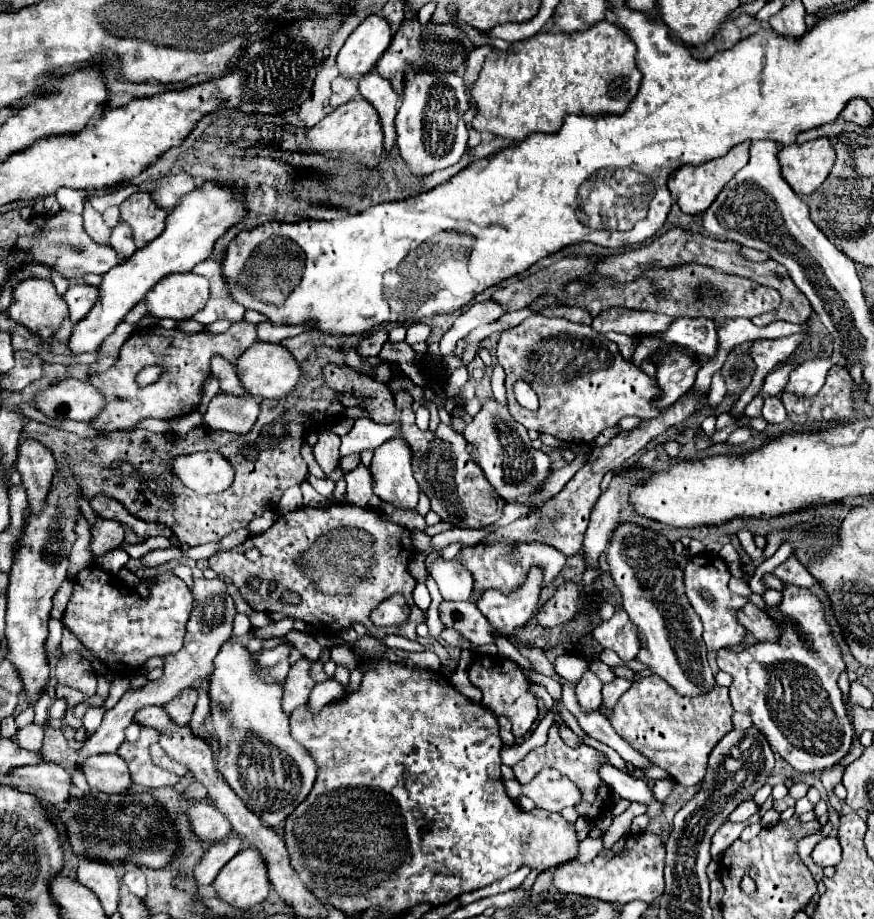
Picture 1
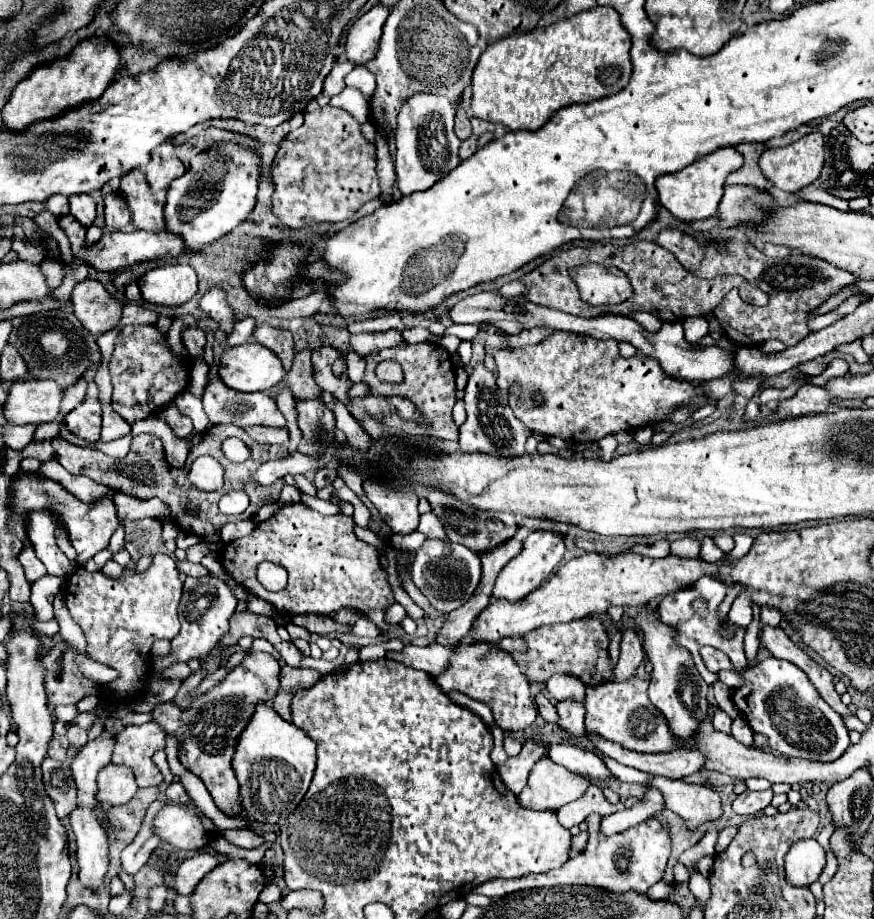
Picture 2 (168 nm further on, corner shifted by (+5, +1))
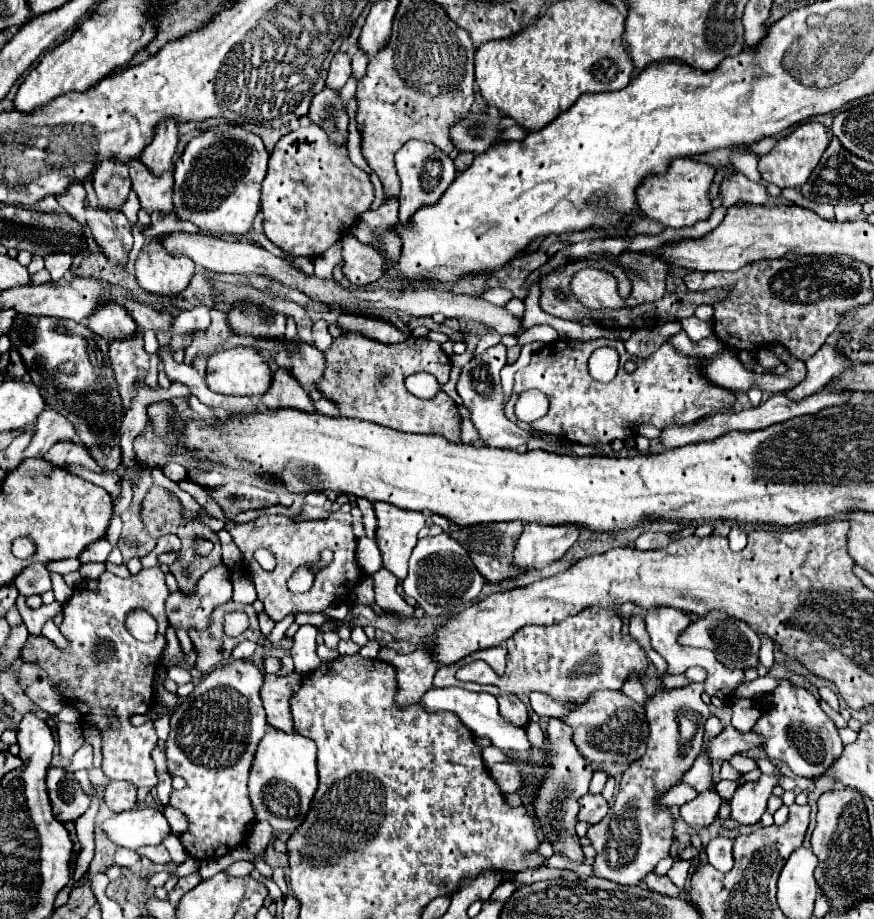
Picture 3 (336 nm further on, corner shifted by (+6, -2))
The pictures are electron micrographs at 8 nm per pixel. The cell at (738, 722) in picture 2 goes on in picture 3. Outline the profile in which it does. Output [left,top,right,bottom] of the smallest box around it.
[732,699,760,733]

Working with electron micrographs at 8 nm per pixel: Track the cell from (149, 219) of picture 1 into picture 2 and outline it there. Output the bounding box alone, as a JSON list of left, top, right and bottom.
[121,168,165,232]

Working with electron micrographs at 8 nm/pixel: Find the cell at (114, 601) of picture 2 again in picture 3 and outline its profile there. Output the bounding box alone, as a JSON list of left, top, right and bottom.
[22,567,170,787]

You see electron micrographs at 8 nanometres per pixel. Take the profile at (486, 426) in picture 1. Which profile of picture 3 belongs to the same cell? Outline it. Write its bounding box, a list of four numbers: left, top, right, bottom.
[456,343,534,449]

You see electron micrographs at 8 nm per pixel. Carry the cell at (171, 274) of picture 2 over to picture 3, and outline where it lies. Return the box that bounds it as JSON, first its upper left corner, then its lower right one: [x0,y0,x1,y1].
[136,243,196,297]

